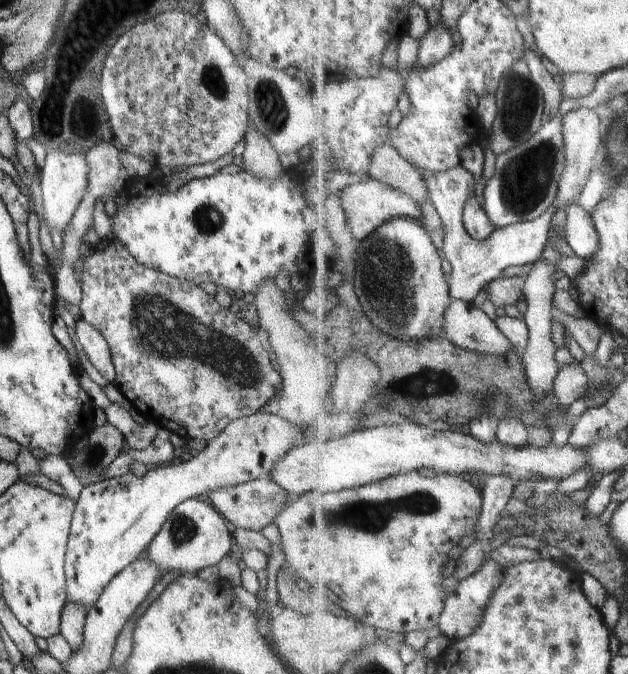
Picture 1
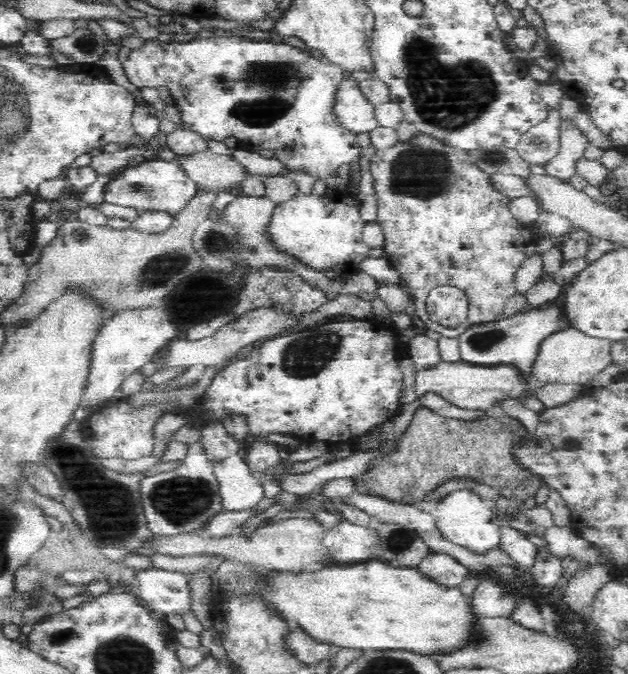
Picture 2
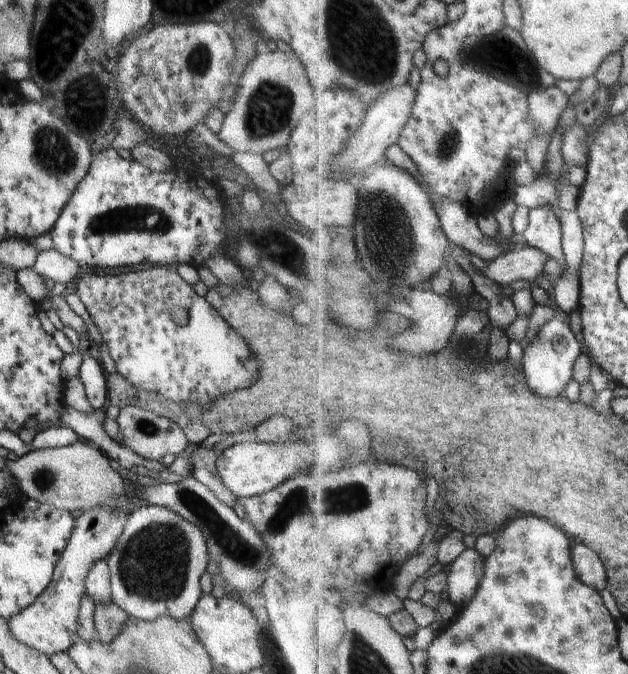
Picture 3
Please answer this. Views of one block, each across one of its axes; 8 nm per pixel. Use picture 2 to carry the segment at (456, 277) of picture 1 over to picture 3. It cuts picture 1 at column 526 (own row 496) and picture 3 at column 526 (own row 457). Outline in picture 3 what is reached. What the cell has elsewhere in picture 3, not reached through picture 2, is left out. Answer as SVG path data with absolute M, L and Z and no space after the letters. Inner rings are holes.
M540 206L530 210L529 224L523 236L535 249L546 252L562 264L566 263L562 220L552 206Z

